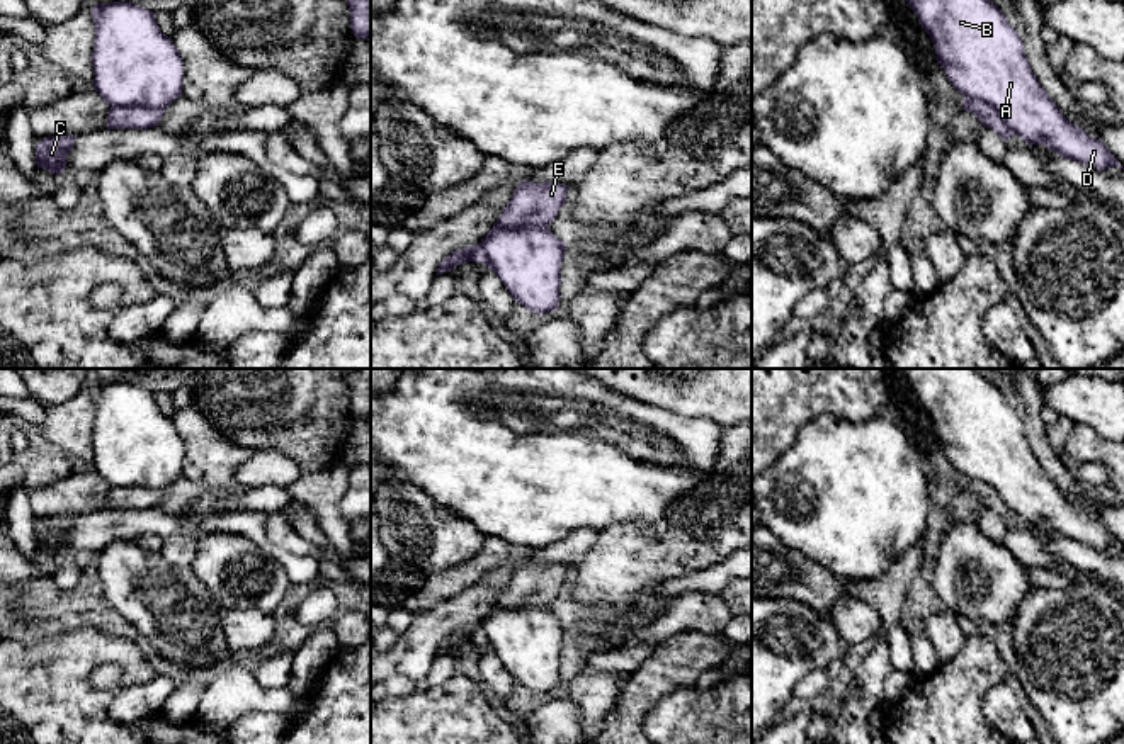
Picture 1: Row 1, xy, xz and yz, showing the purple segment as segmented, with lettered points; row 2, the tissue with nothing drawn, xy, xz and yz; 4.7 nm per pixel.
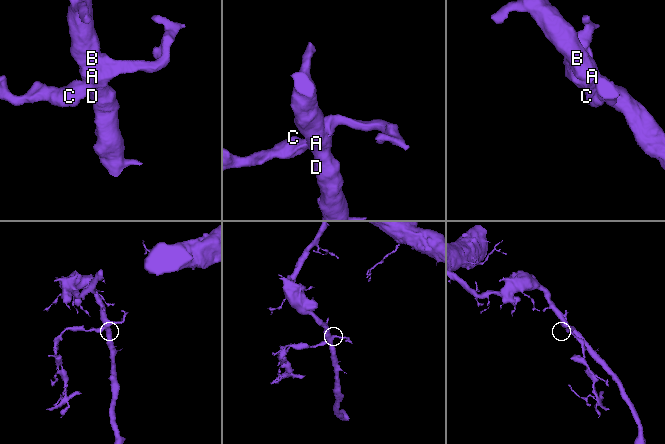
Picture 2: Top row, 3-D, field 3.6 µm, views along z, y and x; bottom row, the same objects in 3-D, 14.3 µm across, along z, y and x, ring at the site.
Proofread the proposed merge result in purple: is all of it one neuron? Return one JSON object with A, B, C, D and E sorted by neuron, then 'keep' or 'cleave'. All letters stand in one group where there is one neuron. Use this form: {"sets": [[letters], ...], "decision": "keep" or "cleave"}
{"sets": [["A", "B", "D"], ["C", "E"]], "decision": "cleave"}

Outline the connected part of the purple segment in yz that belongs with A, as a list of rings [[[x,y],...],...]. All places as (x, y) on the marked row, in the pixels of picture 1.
[[[906,0],[922,27],[930,36],[937,65],[966,99],[983,100],[995,107],[1008,129],[1029,146],[1044,144],[1061,158],[1083,163],[1097,170],[1124,166],[1107,149],[1102,139],[1088,136],[1071,124],[1046,93],[1034,75],[1019,32],[1003,12],[990,0]]]

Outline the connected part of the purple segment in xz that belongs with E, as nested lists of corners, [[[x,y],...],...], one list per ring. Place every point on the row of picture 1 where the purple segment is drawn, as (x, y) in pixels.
[[[525,180],[517,185],[497,224],[522,229],[529,224],[549,226],[566,204],[568,185],[559,182],[536,183]]]

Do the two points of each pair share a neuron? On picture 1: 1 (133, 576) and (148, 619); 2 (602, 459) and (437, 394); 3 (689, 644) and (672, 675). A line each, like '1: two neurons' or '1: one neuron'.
1: one neuron
2: one neuron
3: one neuron

